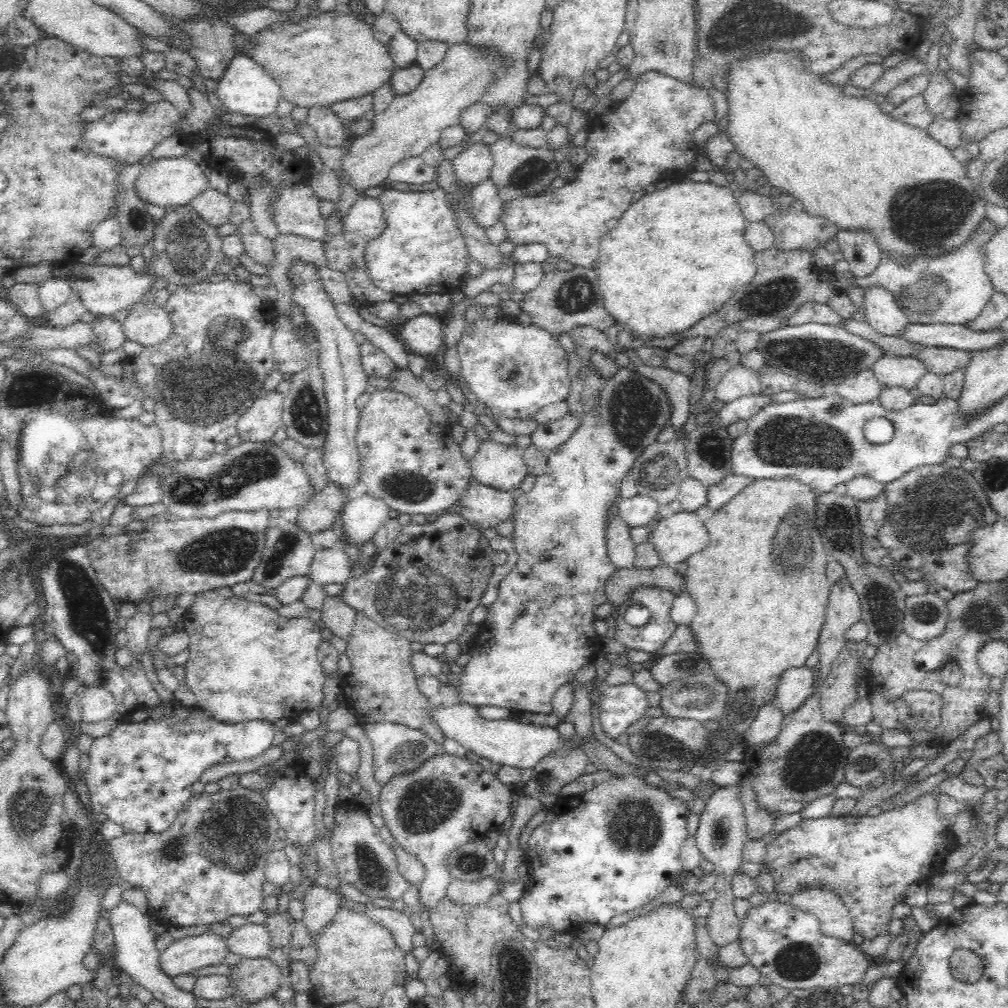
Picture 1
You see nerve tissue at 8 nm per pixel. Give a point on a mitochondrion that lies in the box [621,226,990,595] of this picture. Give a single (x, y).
(934, 514)

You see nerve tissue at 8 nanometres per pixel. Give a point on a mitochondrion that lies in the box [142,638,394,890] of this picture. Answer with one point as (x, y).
(235, 835)

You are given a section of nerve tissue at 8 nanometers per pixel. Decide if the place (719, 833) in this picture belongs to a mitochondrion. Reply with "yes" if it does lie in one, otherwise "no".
yes

